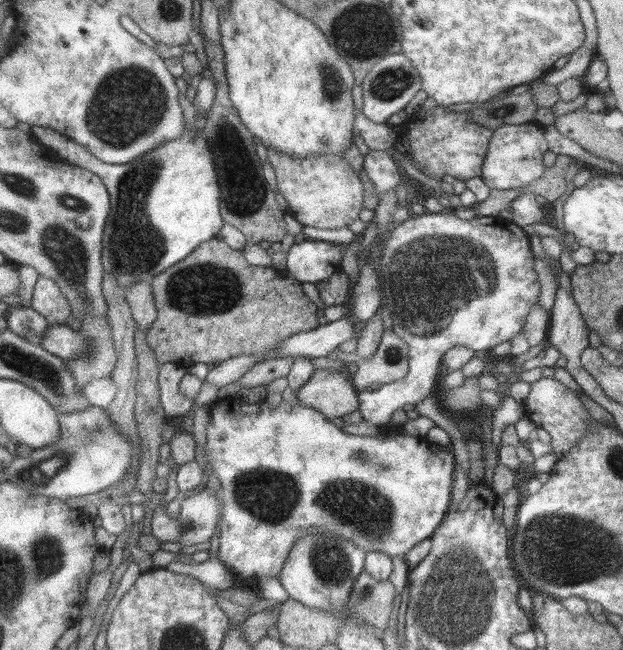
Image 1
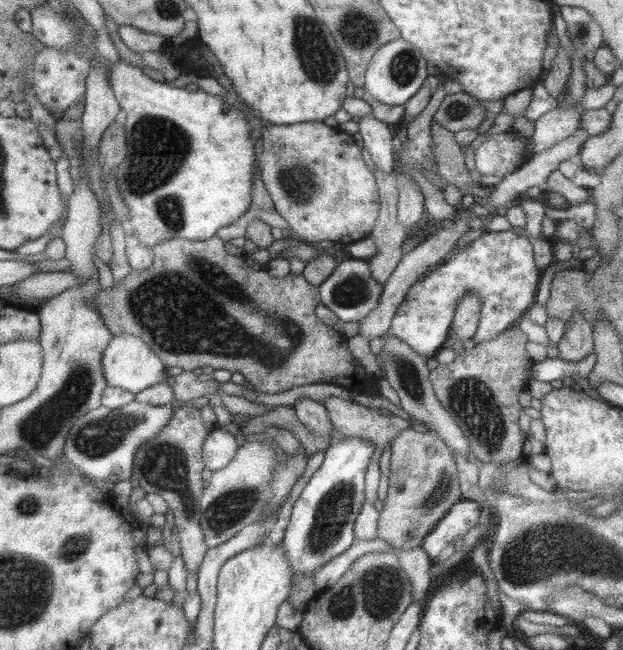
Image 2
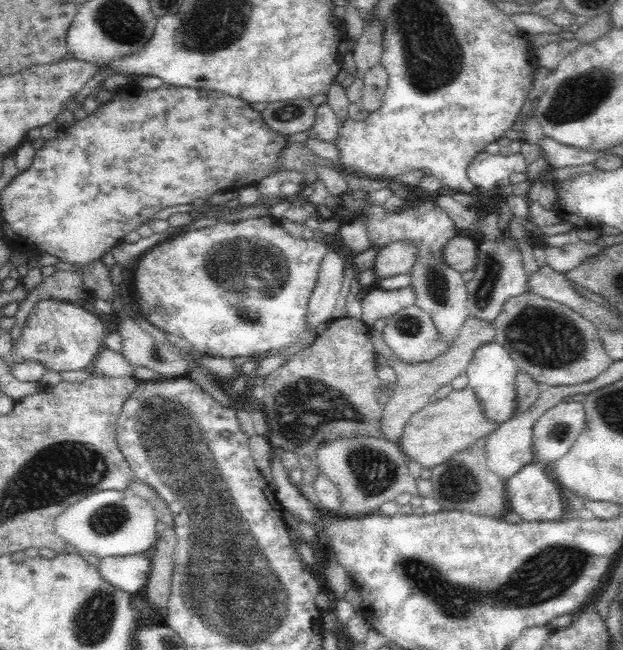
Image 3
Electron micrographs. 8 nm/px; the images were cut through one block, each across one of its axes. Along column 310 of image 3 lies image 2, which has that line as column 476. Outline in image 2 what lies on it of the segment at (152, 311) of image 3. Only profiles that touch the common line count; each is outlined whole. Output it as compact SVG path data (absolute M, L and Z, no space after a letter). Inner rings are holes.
M512 228L500 232L488 230L483 232L479 238L468 242L468 245L459 251L453 252L446 262L438 265L422 280L416 281L416 284L406 294L404 302L401 302L397 308L388 334L402 339L422 358L433 363L453 324L458 299L461 299L466 293L474 293L481 298L479 327L472 339L476 343L492 340L504 329L510 328L512 322L520 319L526 313L526 309L536 302L541 276L542 270L538 269L534 263L533 245L528 241L528 237L518 235Z

